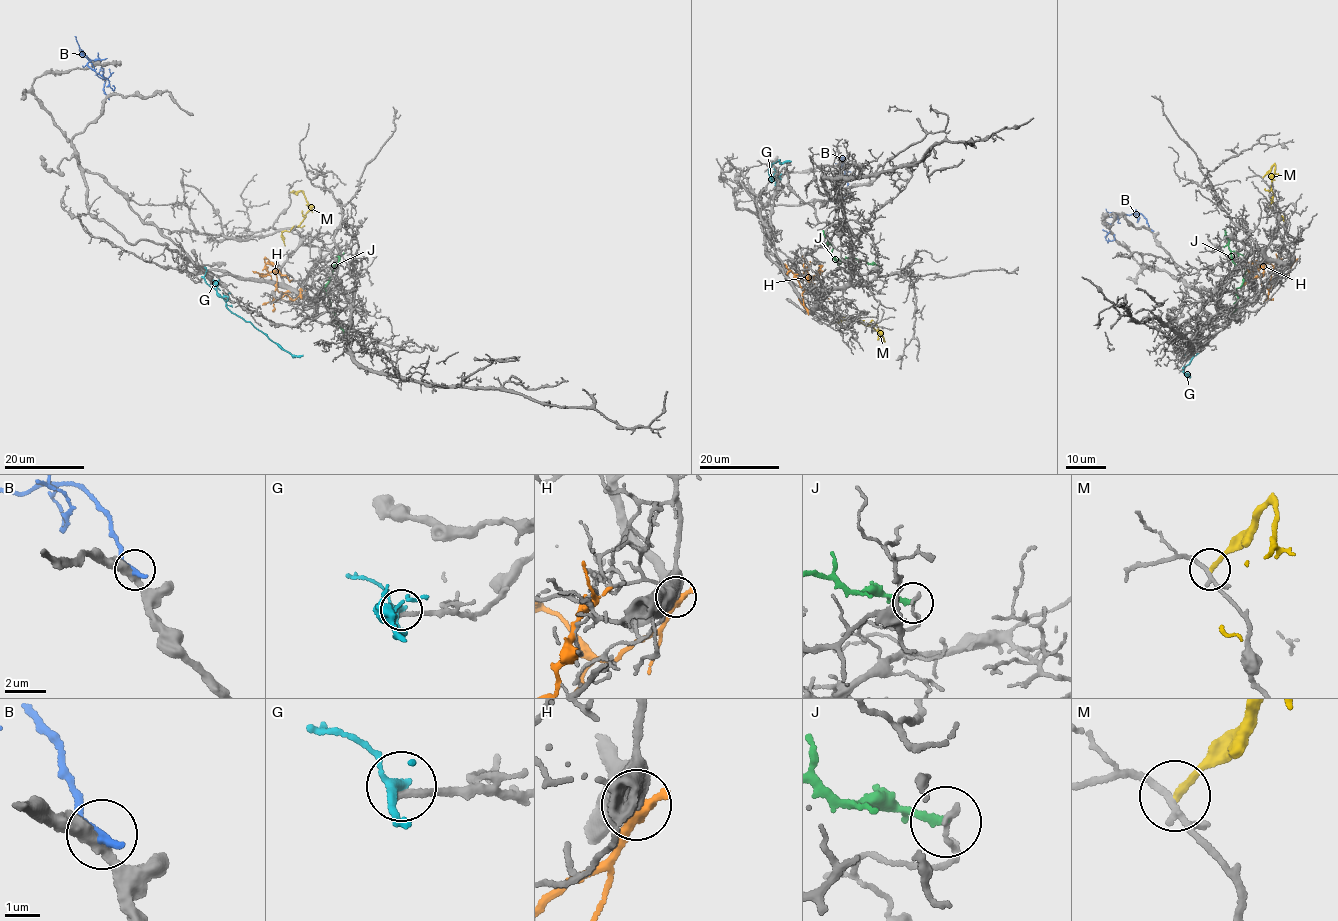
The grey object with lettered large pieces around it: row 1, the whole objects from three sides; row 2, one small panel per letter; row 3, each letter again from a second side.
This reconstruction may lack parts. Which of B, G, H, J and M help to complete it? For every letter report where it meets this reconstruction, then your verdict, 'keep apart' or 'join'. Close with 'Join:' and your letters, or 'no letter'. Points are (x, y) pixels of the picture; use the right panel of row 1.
B: (1151, 230) | keep apart
G: (1190, 343) | keep apart
H: (1294, 260) | keep apart
J: (1224, 229) | keep apart
M: (1262, 177) | keep apart
Join: no letter

